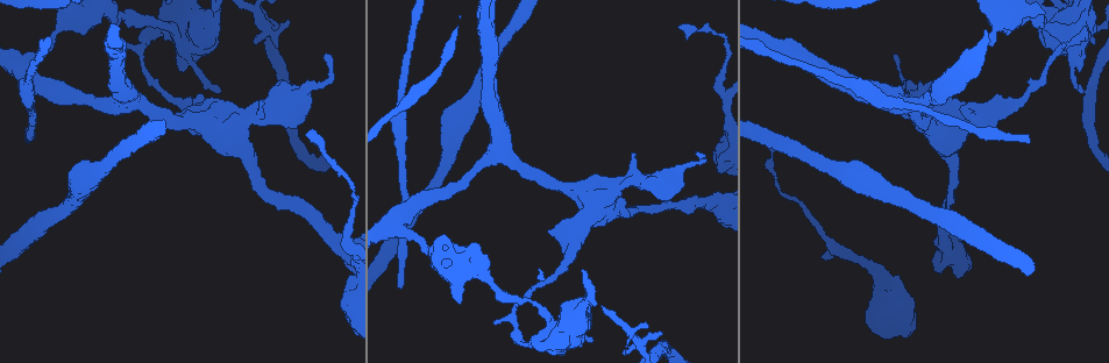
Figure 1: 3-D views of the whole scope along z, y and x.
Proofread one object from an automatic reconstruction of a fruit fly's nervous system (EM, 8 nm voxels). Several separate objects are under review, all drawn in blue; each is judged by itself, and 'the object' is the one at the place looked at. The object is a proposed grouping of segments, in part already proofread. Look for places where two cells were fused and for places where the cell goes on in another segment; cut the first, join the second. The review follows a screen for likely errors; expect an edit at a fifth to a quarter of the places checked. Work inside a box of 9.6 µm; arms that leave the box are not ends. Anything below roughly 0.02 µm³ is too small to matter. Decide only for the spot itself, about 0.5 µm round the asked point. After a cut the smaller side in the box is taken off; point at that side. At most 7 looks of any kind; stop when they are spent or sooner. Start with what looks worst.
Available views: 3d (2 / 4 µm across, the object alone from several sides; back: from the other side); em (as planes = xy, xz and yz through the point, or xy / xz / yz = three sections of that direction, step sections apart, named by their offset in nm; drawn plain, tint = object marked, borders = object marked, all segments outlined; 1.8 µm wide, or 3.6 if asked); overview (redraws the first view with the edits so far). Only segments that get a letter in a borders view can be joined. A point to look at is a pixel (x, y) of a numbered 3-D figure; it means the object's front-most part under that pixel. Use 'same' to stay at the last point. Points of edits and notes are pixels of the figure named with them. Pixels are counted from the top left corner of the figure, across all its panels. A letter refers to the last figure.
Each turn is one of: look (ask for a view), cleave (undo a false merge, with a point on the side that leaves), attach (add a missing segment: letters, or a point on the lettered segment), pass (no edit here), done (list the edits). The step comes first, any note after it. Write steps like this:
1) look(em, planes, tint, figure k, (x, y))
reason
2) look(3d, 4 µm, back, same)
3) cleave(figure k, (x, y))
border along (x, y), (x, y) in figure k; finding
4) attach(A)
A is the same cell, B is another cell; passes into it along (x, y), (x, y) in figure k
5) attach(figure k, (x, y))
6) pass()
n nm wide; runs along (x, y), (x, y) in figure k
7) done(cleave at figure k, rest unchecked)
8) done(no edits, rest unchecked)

look(em, 3.6 µm, planes, borders, figure 1, (400, 287))
end of a long branch

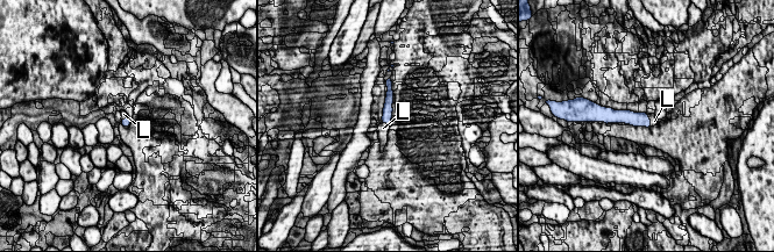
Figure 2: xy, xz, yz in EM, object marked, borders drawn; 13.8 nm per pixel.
attach(L)
L is the same cell; passes into it along (633, 119), (650, 120), (654, 121) in figure 2; the cell continues

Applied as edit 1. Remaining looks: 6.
look(3d, 4 µm, figure 1, (66, 20))

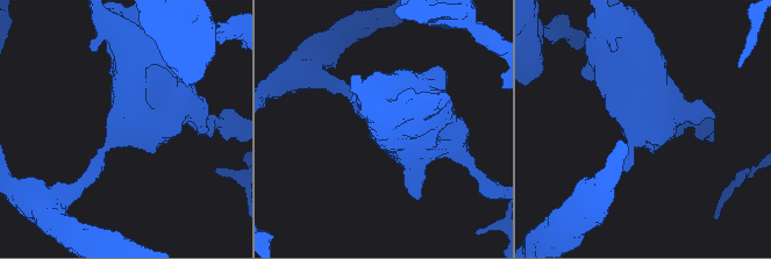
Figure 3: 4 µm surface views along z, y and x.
look(em, planes, borders, figure 3, (126, 128))
4 arms; need the tissue

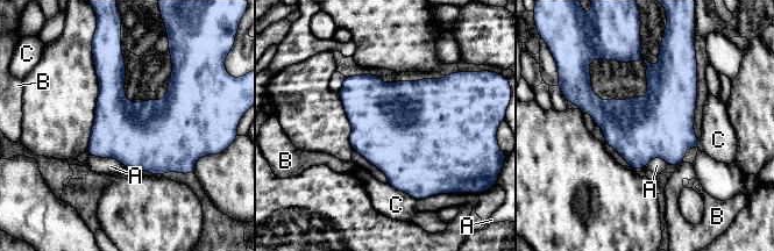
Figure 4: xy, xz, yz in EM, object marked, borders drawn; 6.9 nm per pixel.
pass()
440 nm wide; A, B and C are other cells; all the same cell

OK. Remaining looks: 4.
look(em, 3.6 µm, xy, step 8, tint, figure 1, (1074, 45))
small branch off a trunk

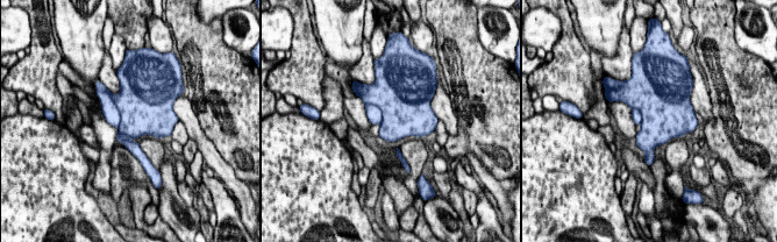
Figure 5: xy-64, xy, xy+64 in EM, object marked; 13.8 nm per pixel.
look(em, 3.6 µm, xy, step 8, borders, same)

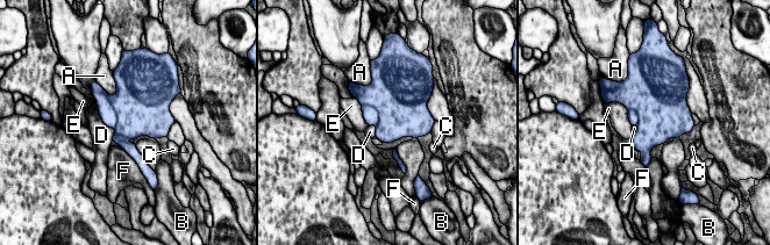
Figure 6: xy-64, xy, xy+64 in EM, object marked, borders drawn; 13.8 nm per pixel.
cleave(figure 6, (132, 107))
A, B, C, D, E and F are other cells; border along (107, 94), (116, 117), (115, 128) in figure 6; two cells meet here

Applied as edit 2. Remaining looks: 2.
done(attach at figure 2, cleave at figure 6, rest unchecked)

